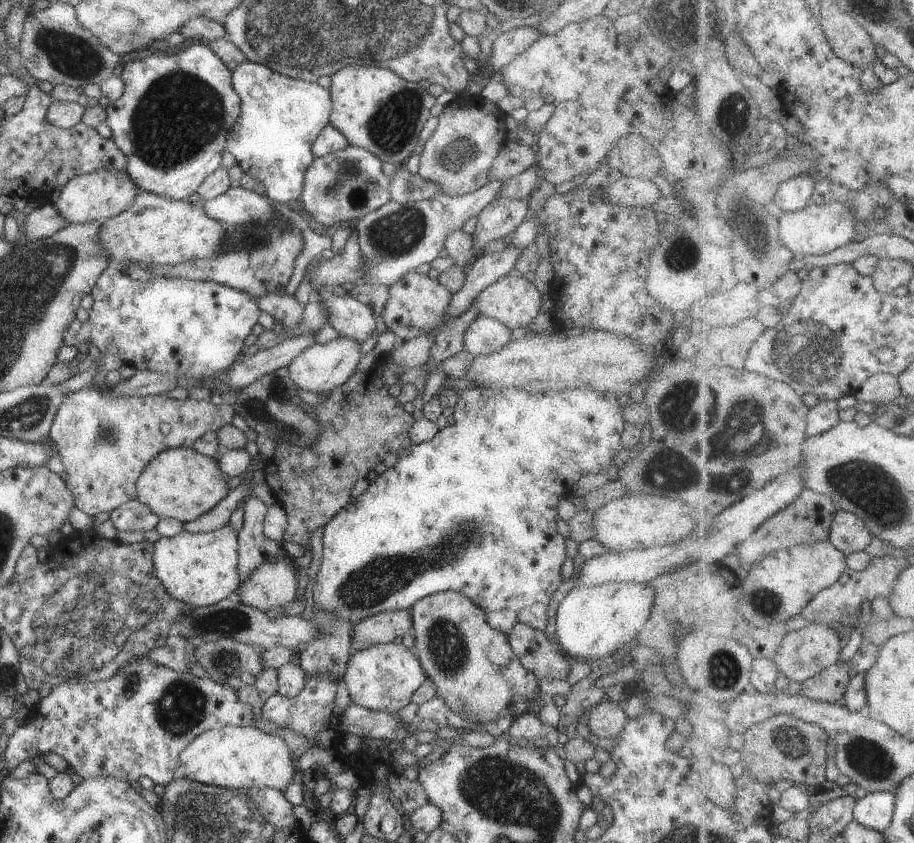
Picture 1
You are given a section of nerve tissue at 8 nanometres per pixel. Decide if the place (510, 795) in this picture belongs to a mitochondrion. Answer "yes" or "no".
yes

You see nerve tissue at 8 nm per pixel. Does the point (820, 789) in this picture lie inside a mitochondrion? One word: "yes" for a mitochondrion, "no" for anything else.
no

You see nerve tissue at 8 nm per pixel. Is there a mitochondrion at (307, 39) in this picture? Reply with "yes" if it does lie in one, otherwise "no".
yes

